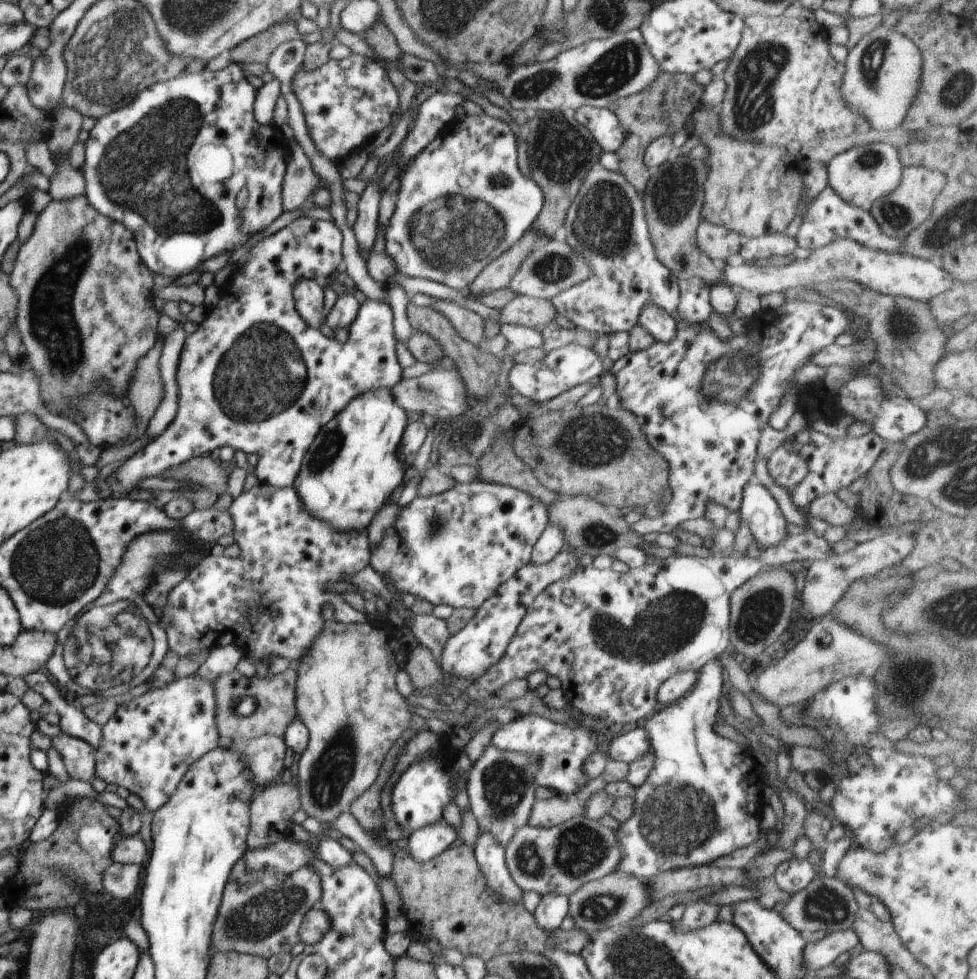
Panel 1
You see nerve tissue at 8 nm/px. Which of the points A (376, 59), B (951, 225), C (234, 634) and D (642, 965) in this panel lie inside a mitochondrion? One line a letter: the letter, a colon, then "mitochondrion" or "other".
A: other
B: mitochondrion
C: other
D: mitochondrion

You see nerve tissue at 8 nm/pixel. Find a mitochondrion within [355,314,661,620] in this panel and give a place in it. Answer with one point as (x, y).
(591, 440)

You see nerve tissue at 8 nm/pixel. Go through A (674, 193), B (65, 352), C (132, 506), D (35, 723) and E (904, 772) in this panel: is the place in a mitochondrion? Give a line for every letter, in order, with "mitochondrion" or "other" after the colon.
A: mitochondrion
B: mitochondrion
C: other
D: other
E: other

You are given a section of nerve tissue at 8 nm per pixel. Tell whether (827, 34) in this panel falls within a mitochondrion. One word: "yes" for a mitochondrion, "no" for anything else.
no

